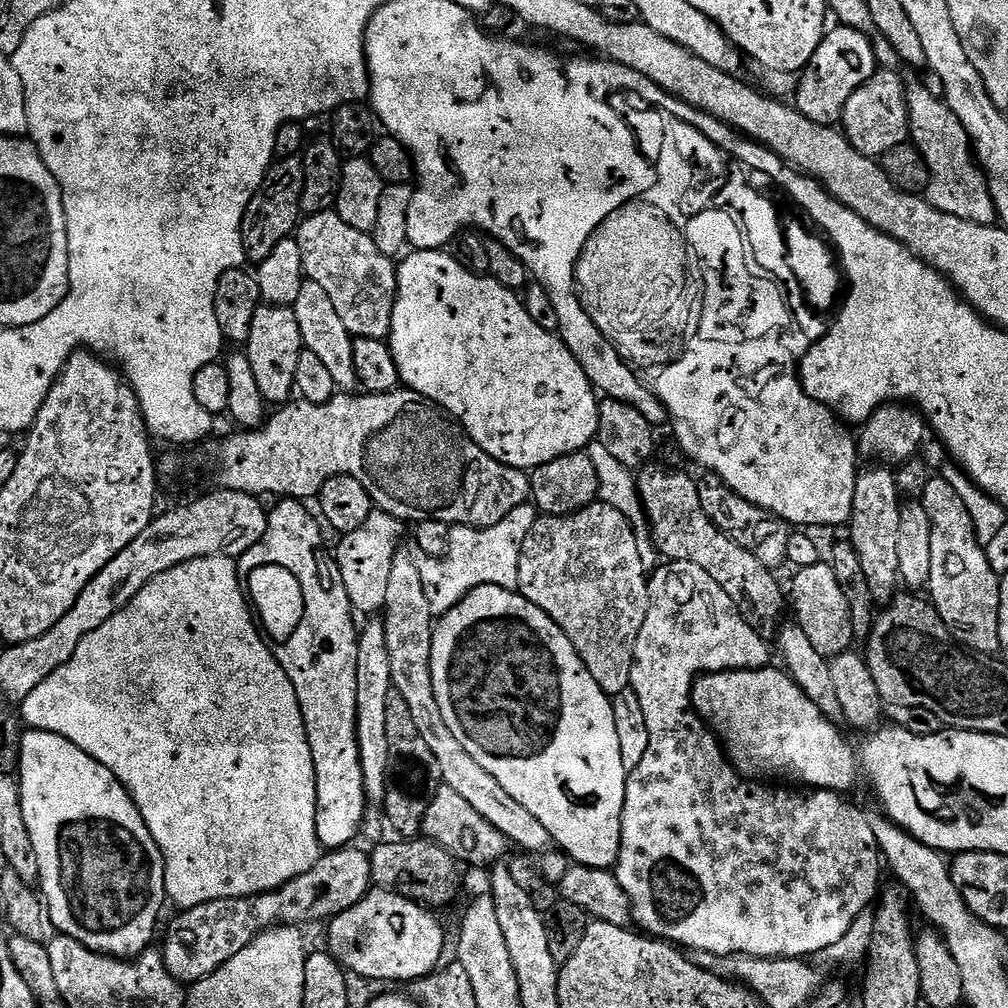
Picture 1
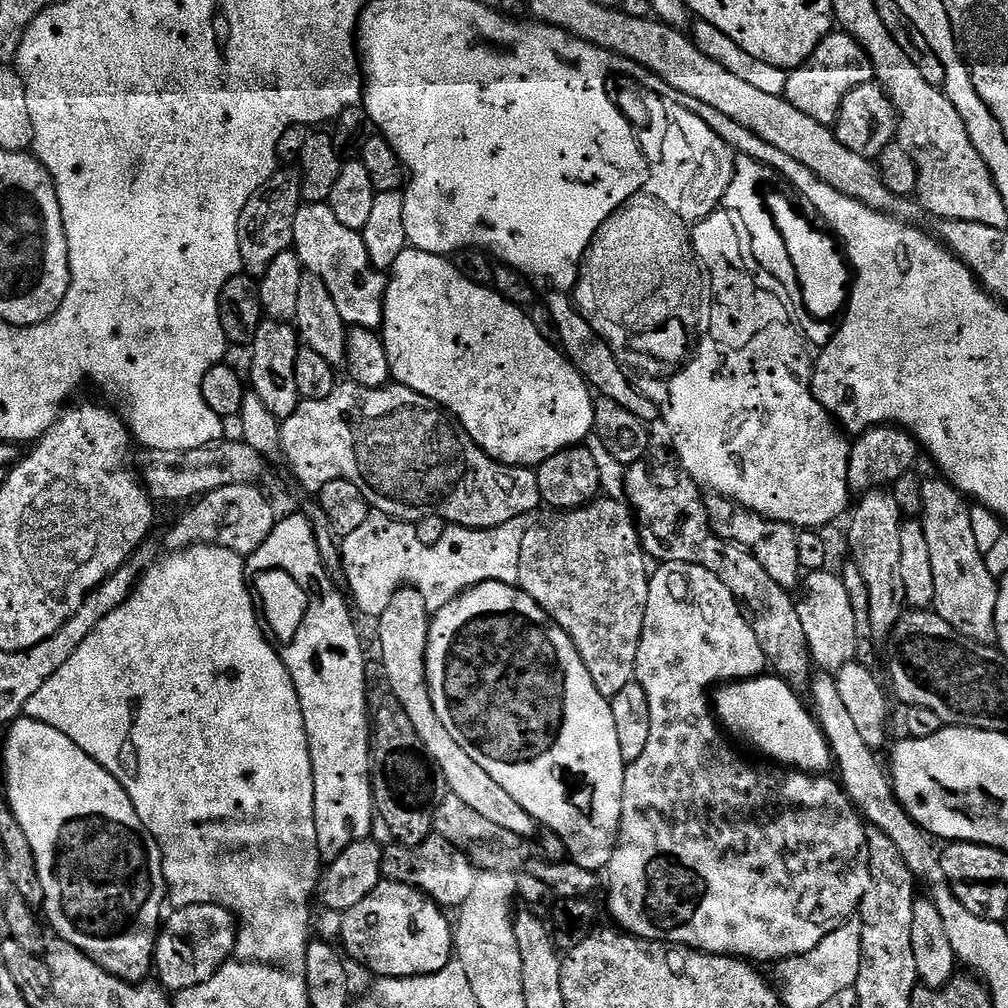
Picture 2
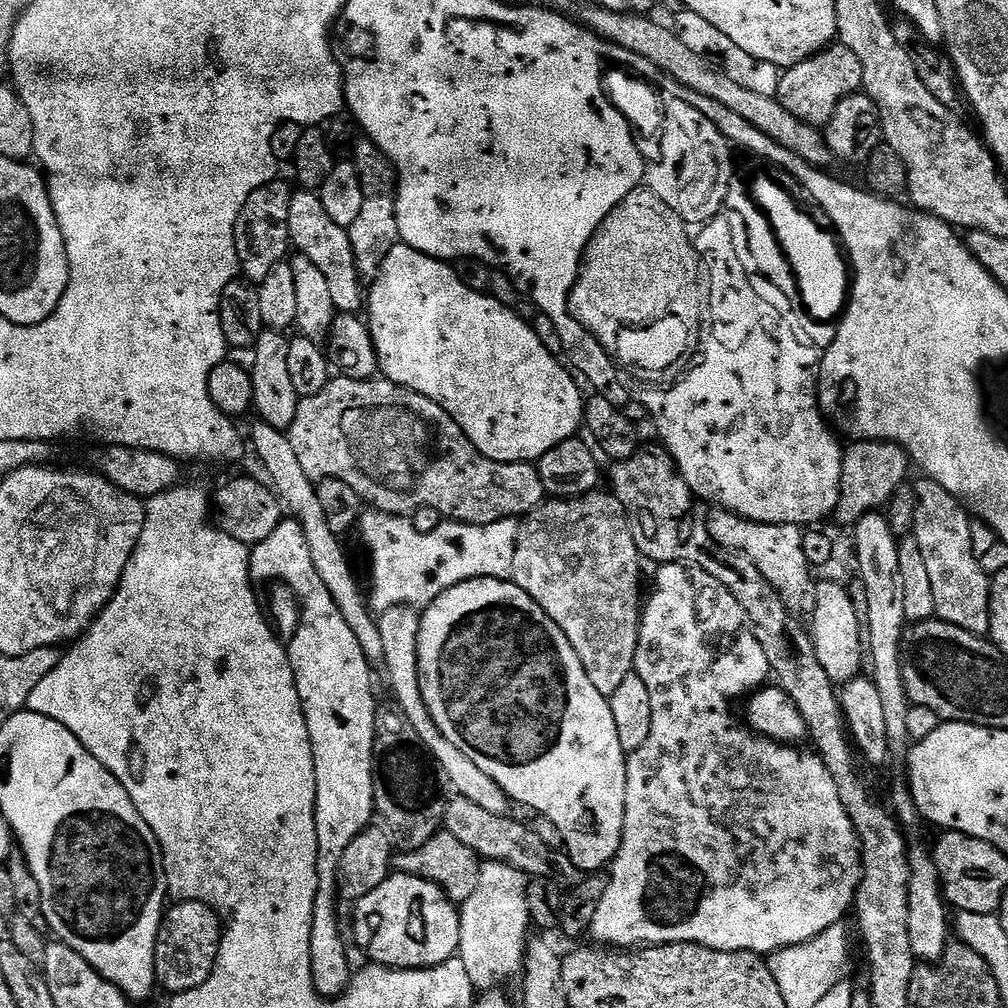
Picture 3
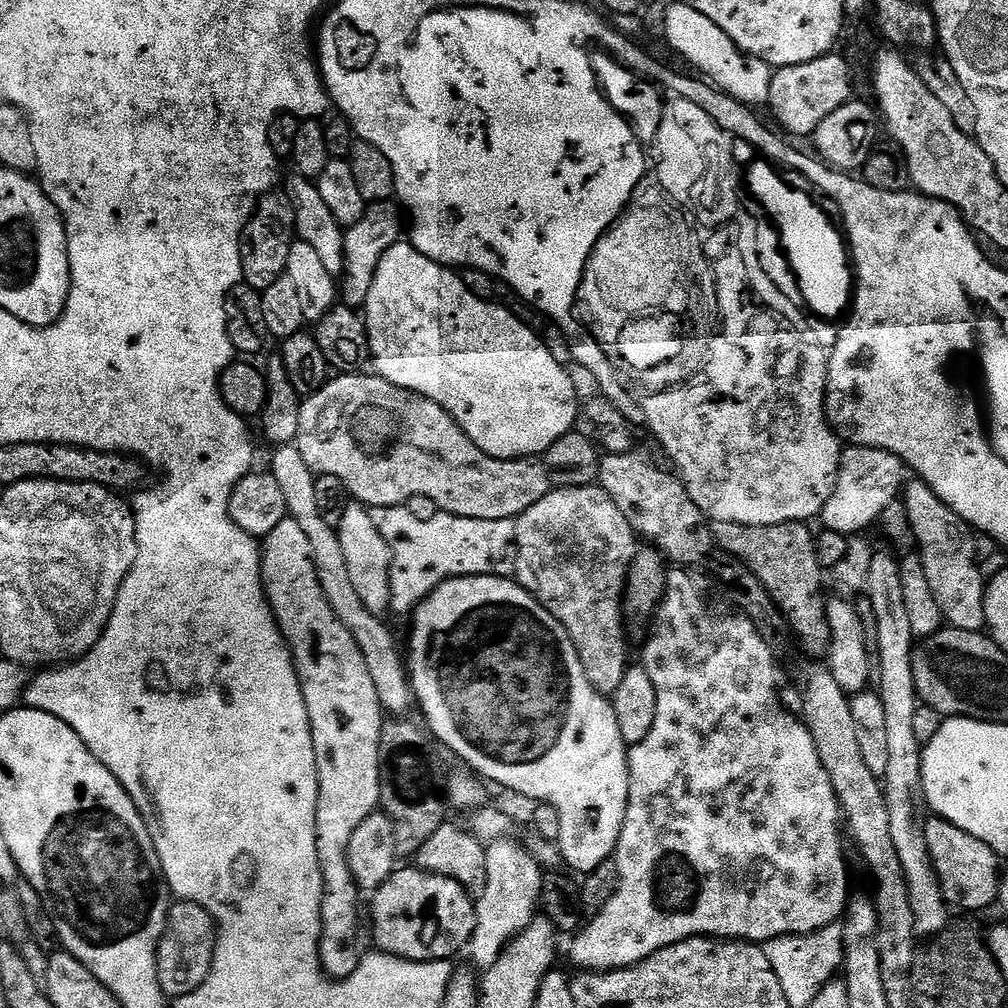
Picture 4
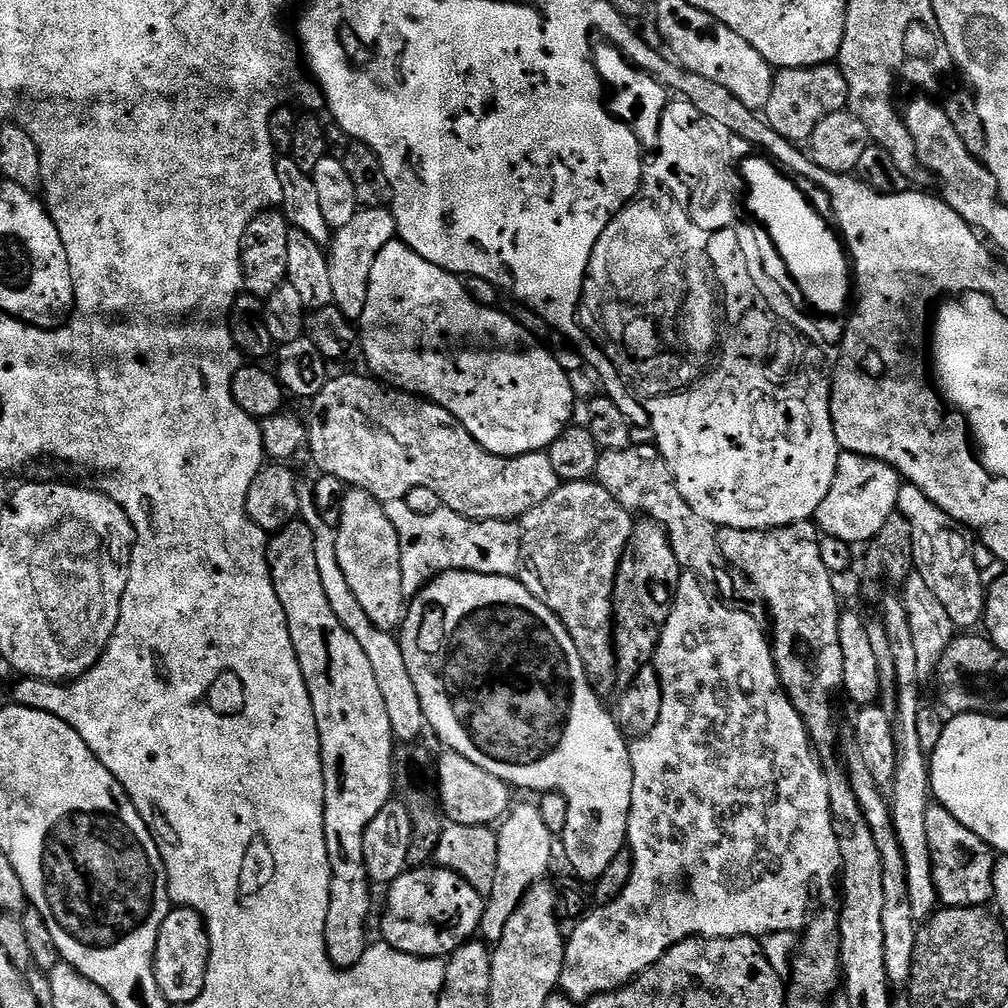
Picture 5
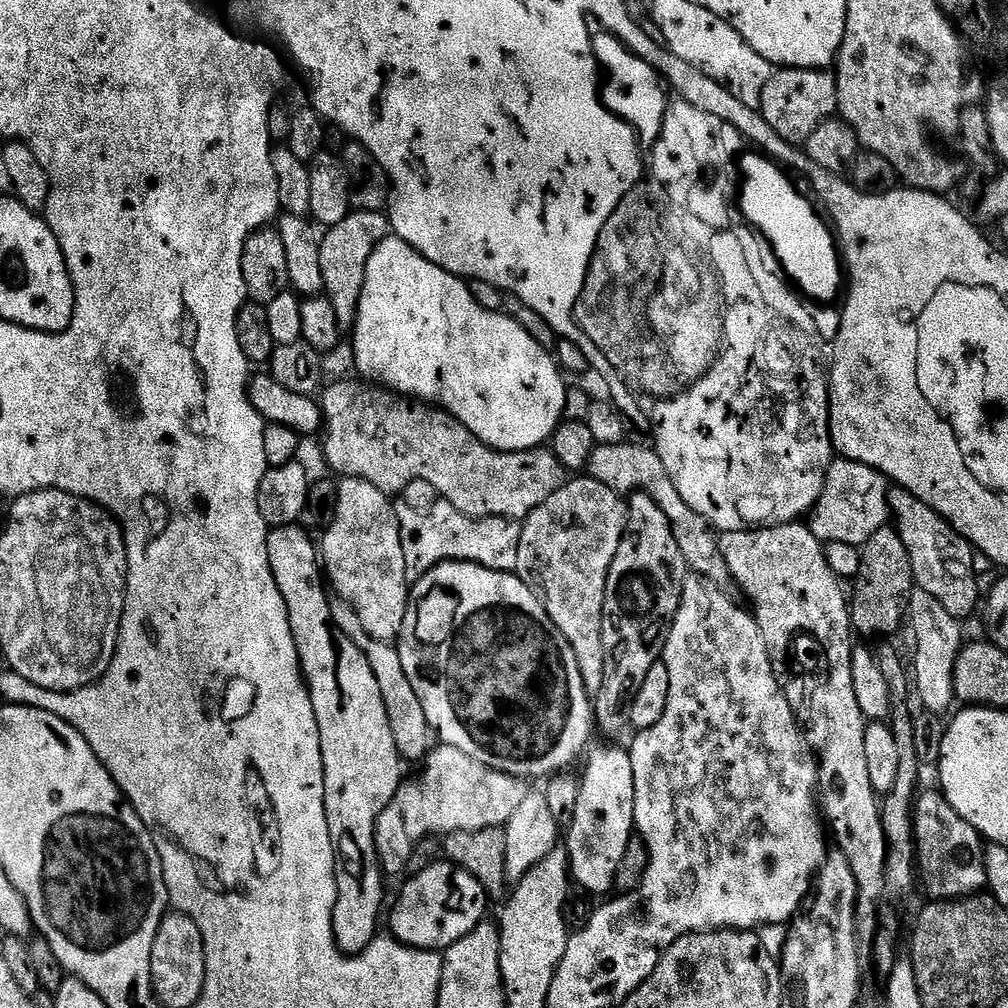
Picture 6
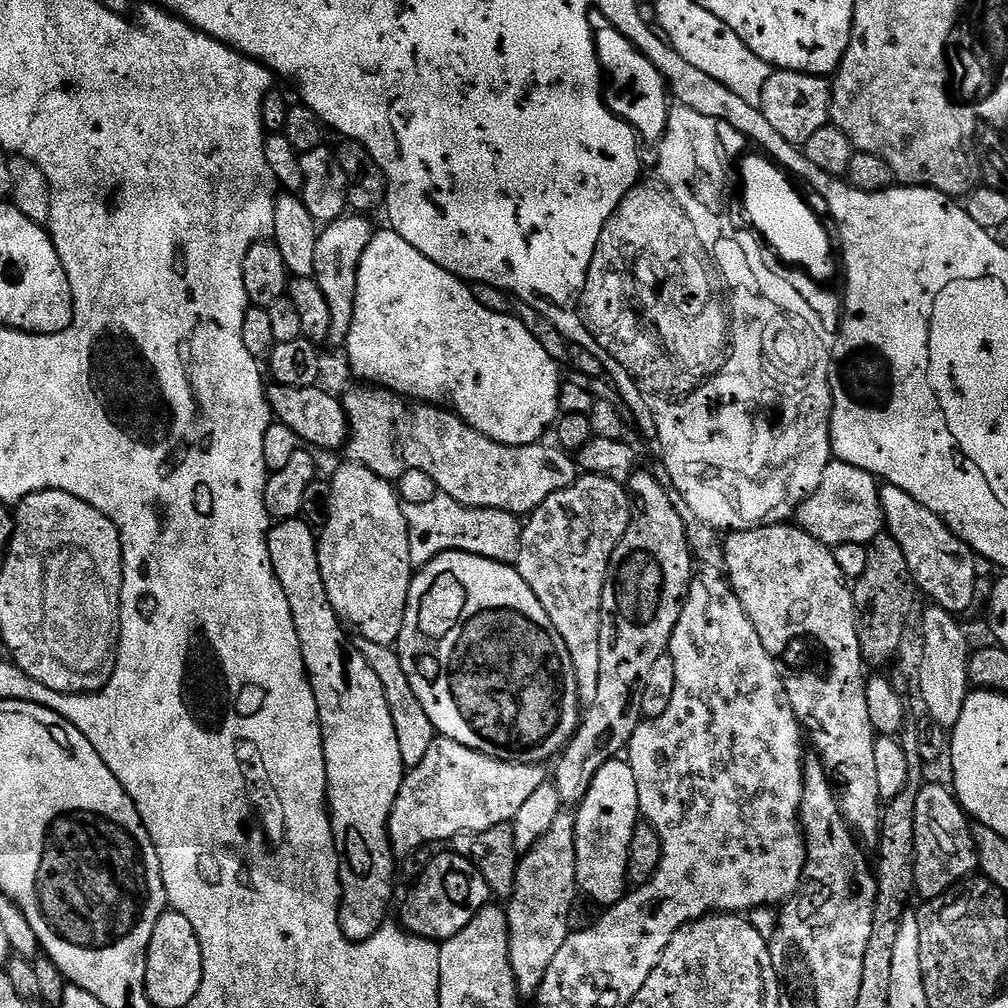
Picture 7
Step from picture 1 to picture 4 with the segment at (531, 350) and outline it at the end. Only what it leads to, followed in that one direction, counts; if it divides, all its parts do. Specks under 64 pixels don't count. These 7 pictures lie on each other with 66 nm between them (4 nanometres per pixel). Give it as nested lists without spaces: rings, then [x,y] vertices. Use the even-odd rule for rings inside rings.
[[[398,242],[390,246],[378,262],[378,268],[372,279],[368,301],[365,302],[362,309],[364,323],[368,325],[368,345],[372,351],[370,360],[374,365],[375,375],[381,376],[386,382],[394,386],[402,386],[411,392],[422,394],[430,398],[442,410],[446,410],[462,426],[464,433],[468,435],[484,451],[499,460],[523,460],[525,458],[536,458],[543,454],[547,448],[554,446],[558,438],[562,438],[567,432],[573,431],[576,427],[578,417],[581,415],[582,408],[576,404],[576,384],[572,381],[572,376],[568,373],[569,369],[565,365],[554,362],[554,354],[546,350],[543,339],[535,331],[529,329],[520,321],[519,317],[508,312],[500,305],[500,302],[483,300],[470,290],[466,290],[463,275],[457,274],[453,269],[434,262],[426,258],[410,242]]]

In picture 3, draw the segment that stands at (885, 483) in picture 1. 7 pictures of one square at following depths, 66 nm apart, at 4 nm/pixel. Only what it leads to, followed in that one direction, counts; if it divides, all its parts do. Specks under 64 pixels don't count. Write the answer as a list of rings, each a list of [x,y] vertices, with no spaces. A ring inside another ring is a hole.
[[[884,514],[864,516],[854,525],[854,532],[856,532],[856,560],[860,563],[858,579],[867,589],[870,627],[874,643],[875,673],[871,679],[874,686],[878,686],[878,694],[882,697],[890,753],[893,757],[904,758],[910,752],[910,741],[906,730],[906,714],[910,701],[902,676],[900,647],[909,621],[906,618],[906,589],[902,587],[902,562],[898,562],[900,540],[892,532],[888,517]]]

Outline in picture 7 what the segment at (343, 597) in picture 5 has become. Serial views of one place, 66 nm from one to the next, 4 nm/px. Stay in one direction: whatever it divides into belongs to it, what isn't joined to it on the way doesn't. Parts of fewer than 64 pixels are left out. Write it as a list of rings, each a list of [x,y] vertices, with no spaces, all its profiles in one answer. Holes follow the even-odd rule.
[[[356,636],[354,643],[362,658],[370,662],[370,670],[378,674],[378,682],[382,682],[382,690],[390,706],[390,718],[394,718],[394,734],[398,734],[398,750],[402,750],[402,758],[409,765],[417,764],[426,754],[426,750],[430,750],[438,733],[430,718],[426,718],[426,710],[422,710],[422,702],[418,702],[418,694],[414,694],[414,689],[410,686],[410,678],[406,678],[406,670],[402,670],[402,662],[395,647],[378,646],[378,642],[370,642],[370,638],[361,636]]]

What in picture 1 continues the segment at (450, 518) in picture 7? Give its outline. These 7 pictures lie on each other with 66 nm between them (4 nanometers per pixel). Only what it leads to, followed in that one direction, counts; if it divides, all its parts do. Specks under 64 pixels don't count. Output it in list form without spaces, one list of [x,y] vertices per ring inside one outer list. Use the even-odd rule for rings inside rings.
[[[527,503],[518,506],[518,510],[510,510],[510,514],[502,518],[502,522],[489,528],[450,527],[450,550],[446,550],[444,557],[441,560],[424,558],[419,561],[426,602],[430,602],[433,617],[446,615],[478,586],[489,584],[519,589],[518,566],[522,542],[526,542],[526,534],[530,534],[530,526],[534,526],[537,515],[537,509]],[[373,510],[369,517],[358,527],[339,537],[340,545],[334,551],[334,559],[346,582],[346,594],[357,613],[376,614],[386,602],[386,586],[390,582],[390,566],[394,562],[400,544],[401,521],[389,512]]]

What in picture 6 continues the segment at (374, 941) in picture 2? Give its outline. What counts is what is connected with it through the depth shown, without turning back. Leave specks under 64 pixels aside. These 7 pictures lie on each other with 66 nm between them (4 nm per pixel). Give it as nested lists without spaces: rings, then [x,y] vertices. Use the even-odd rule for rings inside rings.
[[[440,858],[437,864],[426,865],[417,876],[405,882],[392,908],[388,924],[392,927],[391,935],[409,944],[411,948],[443,950],[458,942],[458,938],[473,932],[482,923],[488,904],[490,897],[484,893],[482,882],[478,882],[474,874]]]

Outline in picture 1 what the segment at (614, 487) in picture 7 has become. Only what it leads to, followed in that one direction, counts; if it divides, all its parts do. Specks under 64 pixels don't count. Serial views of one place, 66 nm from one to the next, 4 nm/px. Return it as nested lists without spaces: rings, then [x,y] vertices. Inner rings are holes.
[[[597,502],[569,516],[537,515],[534,526],[530,526],[530,534],[526,534],[526,542],[522,542],[522,554],[518,566],[518,582],[520,583],[518,591],[520,595],[525,596],[530,602],[534,602],[534,606],[538,606],[538,610],[545,612],[563,630],[566,638],[570,638],[570,642],[574,646],[574,650],[578,650],[586,670],[590,670],[590,678],[594,678],[594,682],[598,682],[598,686],[602,686],[602,690],[609,698],[621,694],[622,690],[626,690],[632,683],[634,646],[638,642],[638,634],[642,630],[642,622],[646,622],[646,610],[650,606],[649,579],[649,573],[642,564],[642,557],[638,554],[638,542],[635,541],[635,531],[632,529],[631,522],[621,511],[608,504]]]

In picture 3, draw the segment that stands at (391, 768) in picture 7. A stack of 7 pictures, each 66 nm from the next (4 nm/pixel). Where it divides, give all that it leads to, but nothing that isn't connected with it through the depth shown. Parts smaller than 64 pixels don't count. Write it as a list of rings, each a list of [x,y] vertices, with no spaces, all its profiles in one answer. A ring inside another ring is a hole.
[[[291,518],[281,519],[278,530],[274,530],[274,534],[266,538],[266,542],[255,545],[250,555],[252,582],[257,593],[262,594],[265,605],[283,598],[284,584],[292,591],[293,598],[300,603],[300,617],[296,620],[296,629],[293,630],[292,637],[286,640],[286,647],[290,666],[294,670],[294,682],[298,686],[298,698],[302,702],[302,710],[310,734],[316,779],[316,833],[320,861],[316,867],[318,894],[310,934],[310,962],[317,992],[325,998],[335,998],[347,990],[354,975],[354,967],[352,968],[351,962],[348,961],[348,948],[344,945],[344,932],[340,929],[341,901],[338,899],[340,863],[342,854],[346,854],[346,846],[350,846],[350,842],[354,842],[354,838],[358,838],[358,834],[373,823],[376,807],[374,742],[378,701],[376,701],[376,692],[372,689],[373,665],[366,658],[366,654],[362,654],[362,646],[358,646],[358,638],[354,638],[354,630],[346,626],[346,618],[342,618],[342,610],[334,606],[334,598],[330,598],[330,590],[326,590],[326,582],[322,582],[322,577],[314,567],[314,558],[310,556],[310,545],[306,542],[306,534],[298,521]]]

